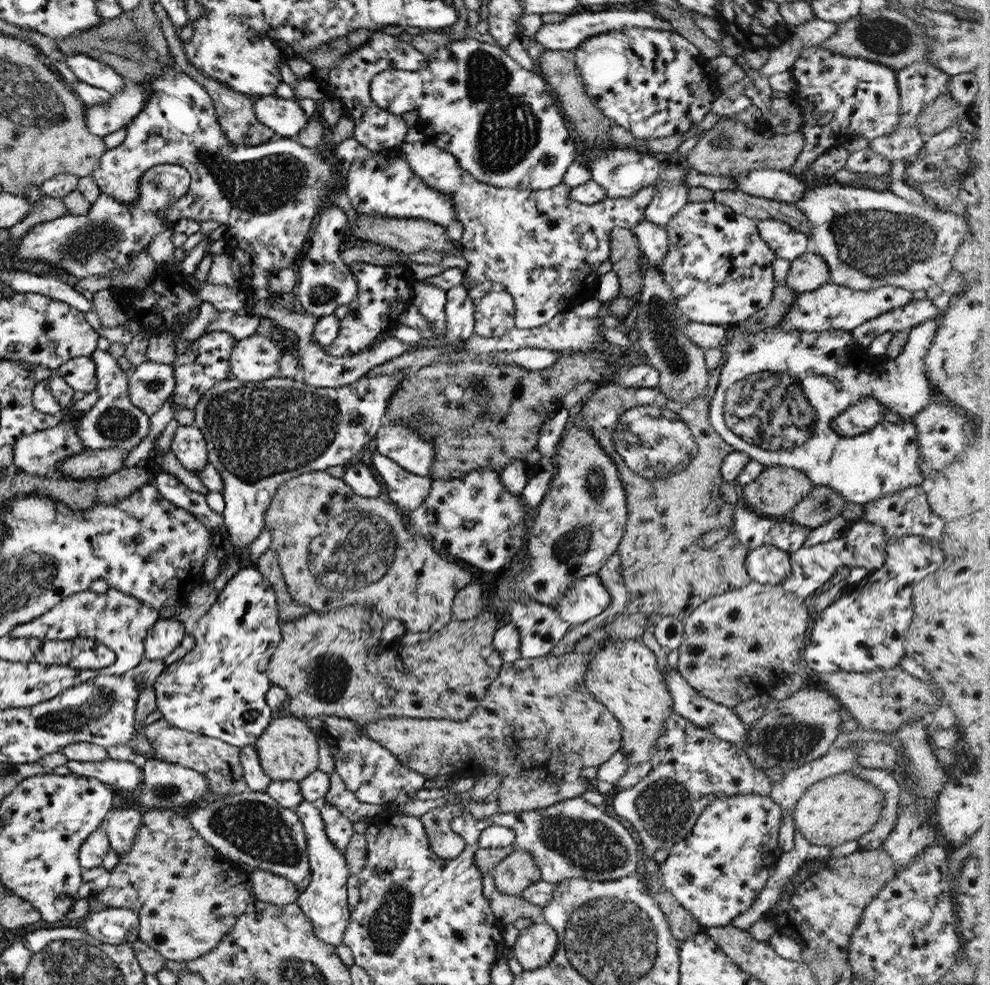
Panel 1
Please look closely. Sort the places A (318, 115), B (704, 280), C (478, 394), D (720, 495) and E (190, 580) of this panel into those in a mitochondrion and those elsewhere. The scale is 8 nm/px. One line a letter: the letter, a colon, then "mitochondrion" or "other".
A: other
B: other
C: mitochondrion
D: other
E: other

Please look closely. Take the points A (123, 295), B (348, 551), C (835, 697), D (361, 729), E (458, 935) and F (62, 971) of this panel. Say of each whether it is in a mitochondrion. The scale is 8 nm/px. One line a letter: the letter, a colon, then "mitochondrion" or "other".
A: other
B: mitochondrion
C: other
D: other
E: other
F: mitochondrion

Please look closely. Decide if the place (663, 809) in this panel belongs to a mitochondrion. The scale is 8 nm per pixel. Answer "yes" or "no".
yes

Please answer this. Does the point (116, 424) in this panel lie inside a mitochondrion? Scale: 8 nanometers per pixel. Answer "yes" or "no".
yes

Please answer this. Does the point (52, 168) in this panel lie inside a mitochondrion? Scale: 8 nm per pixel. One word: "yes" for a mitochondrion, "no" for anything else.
no

